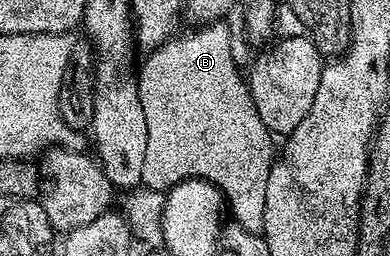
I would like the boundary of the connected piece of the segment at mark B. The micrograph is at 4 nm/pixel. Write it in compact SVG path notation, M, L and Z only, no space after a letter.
M224 20L213 22L212 25L203 25L192 30L194 33L185 33L174 36L172 39L152 50L145 61L145 66L141 69L141 74L136 74L137 90L139 99L143 103L143 119L147 119L147 159L143 159L143 175L141 176L141 185L146 189L158 189L169 191L181 182L186 182L189 178L201 178L215 184L221 181L217 187L225 185L224 191L220 196L224 200L229 200L229 209L233 212L232 220L241 225L249 232L260 234L263 230L263 207L267 203L267 175L271 171L275 160L275 145L273 149L274 134L270 133L263 119L259 119L259 111L253 102L253 96L249 93L249 86L242 70L237 64L237 60L231 55L231 35L229 34L229 25Z

